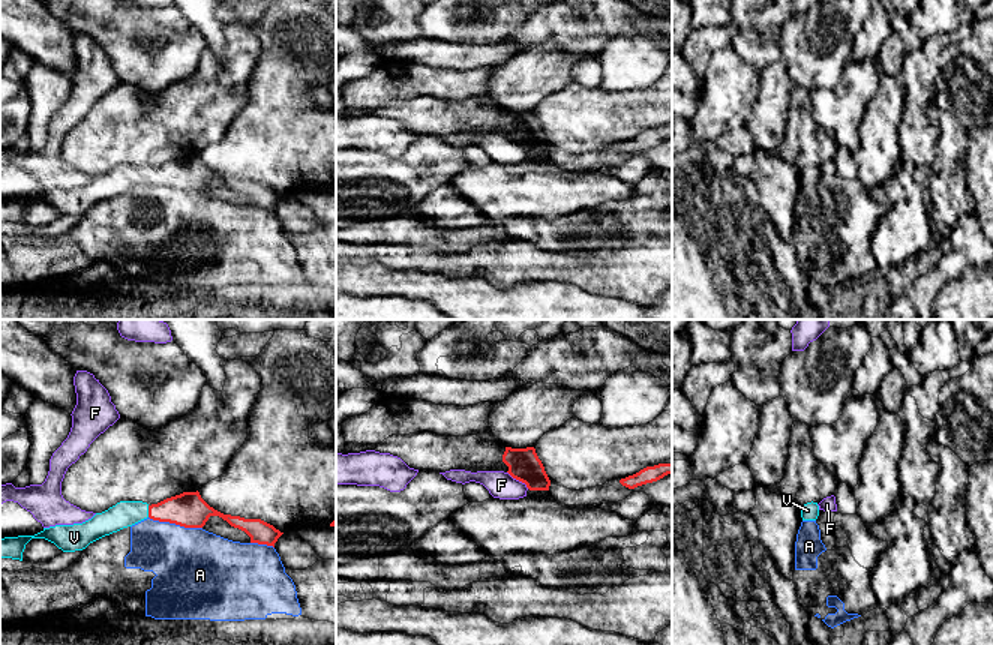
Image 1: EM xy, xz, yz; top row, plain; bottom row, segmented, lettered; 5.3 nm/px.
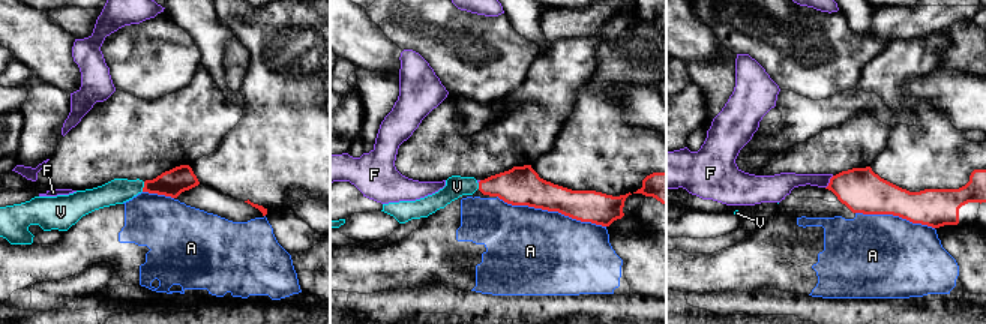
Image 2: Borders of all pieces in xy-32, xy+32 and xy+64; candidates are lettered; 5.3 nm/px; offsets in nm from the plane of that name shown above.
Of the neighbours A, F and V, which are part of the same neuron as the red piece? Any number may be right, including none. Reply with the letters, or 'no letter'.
V

